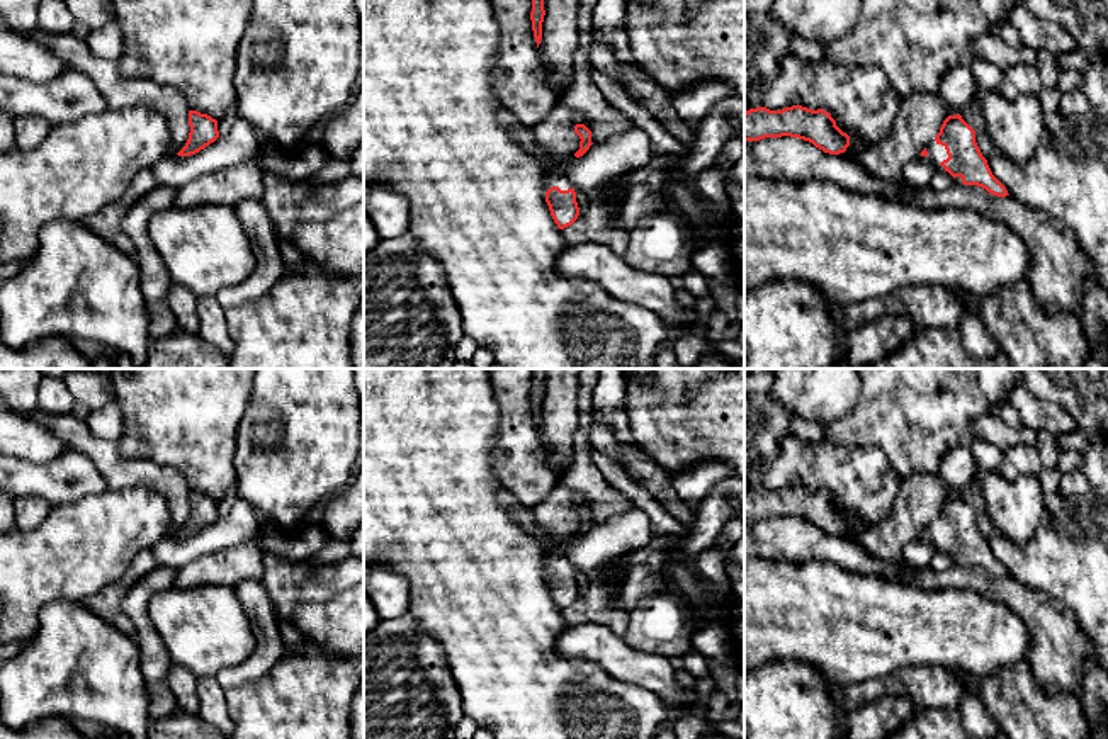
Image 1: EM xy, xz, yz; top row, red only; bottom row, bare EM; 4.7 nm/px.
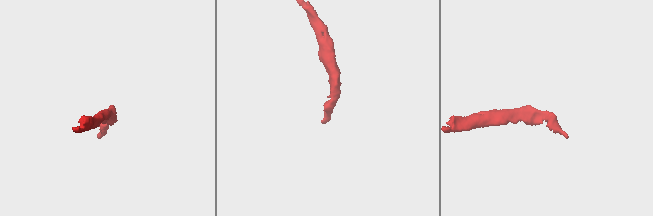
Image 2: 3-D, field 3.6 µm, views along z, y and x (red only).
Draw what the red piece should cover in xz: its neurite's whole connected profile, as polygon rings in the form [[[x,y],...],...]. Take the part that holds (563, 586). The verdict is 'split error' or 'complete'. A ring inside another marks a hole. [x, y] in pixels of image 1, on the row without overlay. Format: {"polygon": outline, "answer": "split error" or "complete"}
{"polygon": [[[547,556],[546,583],[559,610],[571,606],[579,596],[574,566],[562,556]]], "answer": "split error"}

